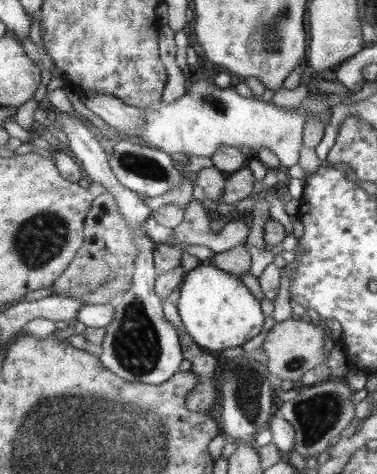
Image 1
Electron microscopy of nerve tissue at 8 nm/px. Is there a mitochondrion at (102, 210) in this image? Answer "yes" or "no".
no

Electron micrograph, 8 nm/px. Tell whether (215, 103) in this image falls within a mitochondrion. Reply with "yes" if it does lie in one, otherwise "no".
yes

